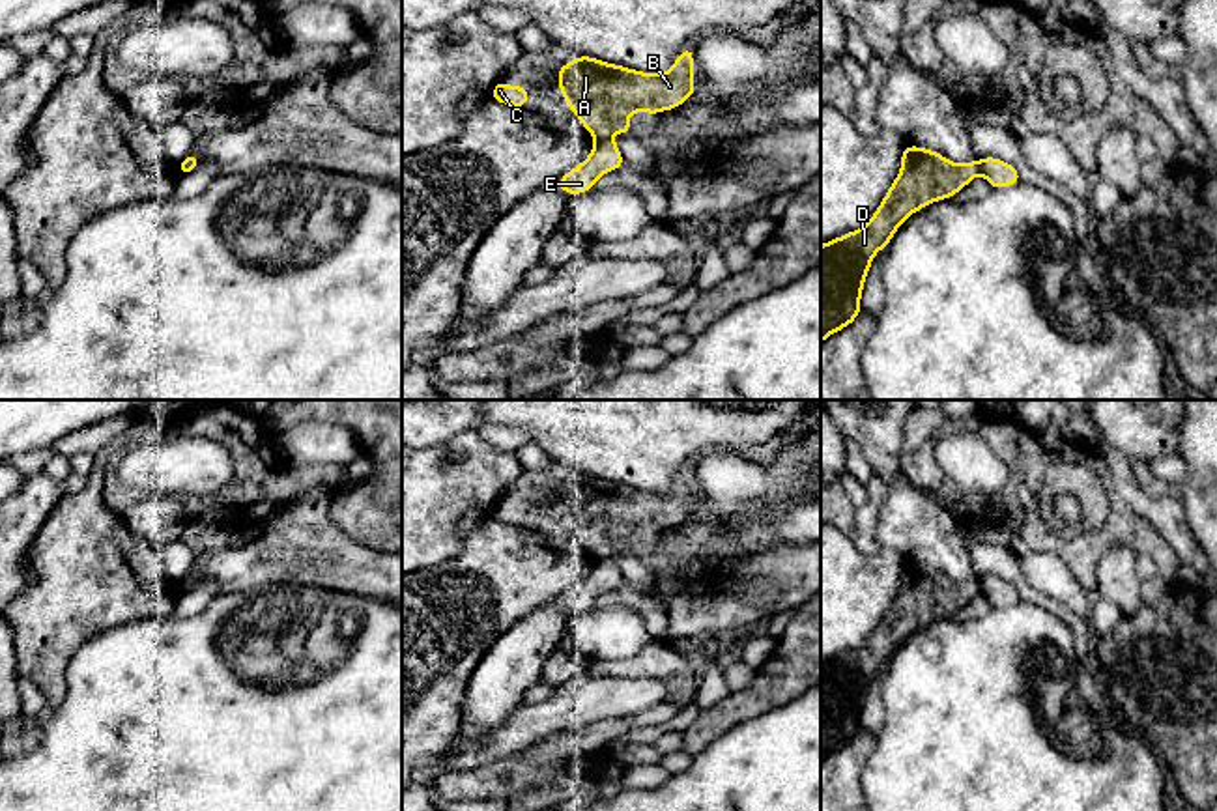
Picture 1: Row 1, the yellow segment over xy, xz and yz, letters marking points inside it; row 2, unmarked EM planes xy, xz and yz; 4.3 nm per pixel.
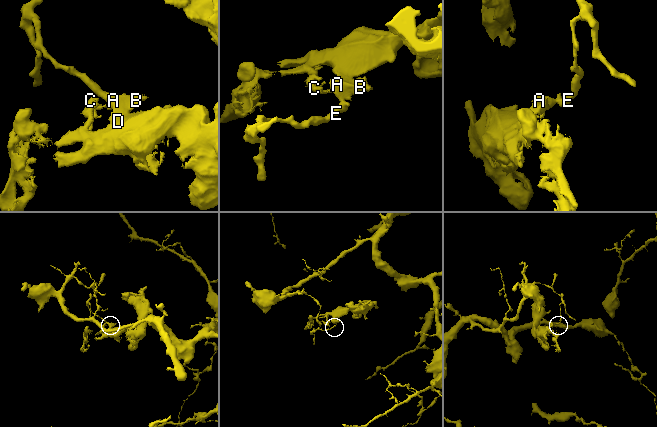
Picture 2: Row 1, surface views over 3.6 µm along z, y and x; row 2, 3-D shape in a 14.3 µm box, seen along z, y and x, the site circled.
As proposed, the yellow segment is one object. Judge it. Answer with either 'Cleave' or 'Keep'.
Cleave

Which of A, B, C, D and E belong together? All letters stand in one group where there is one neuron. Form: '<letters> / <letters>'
A B C D / E

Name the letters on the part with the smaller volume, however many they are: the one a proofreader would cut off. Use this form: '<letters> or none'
A, B, C, D

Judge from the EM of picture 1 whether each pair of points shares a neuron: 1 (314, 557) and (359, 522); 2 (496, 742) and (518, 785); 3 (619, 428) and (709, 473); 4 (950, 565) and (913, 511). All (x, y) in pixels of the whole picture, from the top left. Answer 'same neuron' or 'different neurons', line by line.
1: different neurons
2: different neurons
3: different neurons
4: same neuron

